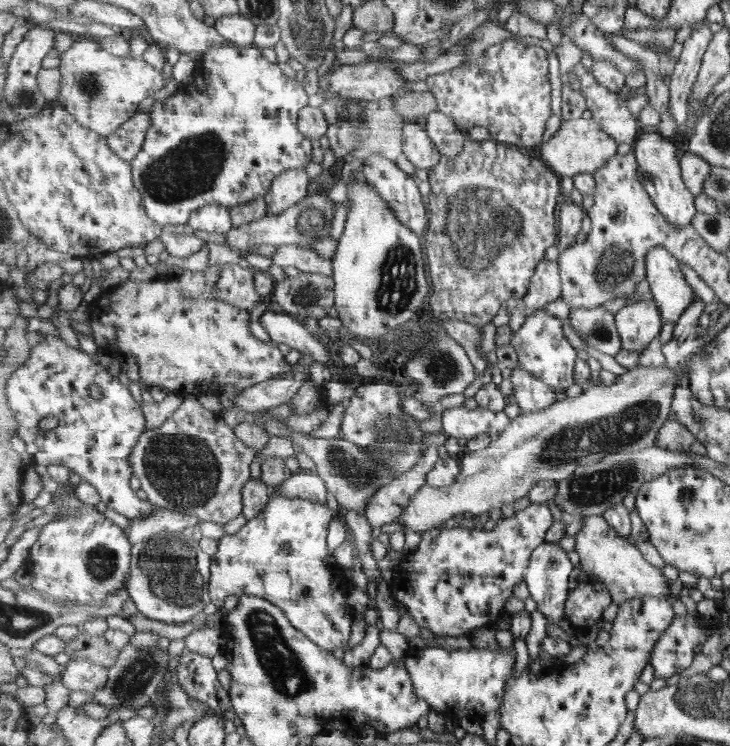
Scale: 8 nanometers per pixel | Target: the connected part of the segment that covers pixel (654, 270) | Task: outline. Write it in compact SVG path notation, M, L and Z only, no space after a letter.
M659 246L649 250L647 280L650 282L651 295L661 310L664 321L676 325L681 316L697 300L693 284L689 284L690 275L685 276L679 268L679 260L667 248Z

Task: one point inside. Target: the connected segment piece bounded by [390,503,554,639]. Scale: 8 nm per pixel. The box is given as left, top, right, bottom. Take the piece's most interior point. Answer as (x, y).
(458, 579)

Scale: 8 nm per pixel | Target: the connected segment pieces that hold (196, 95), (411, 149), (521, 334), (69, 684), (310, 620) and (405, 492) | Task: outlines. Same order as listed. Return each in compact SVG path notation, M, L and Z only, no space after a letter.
M228 43L223 47L213 47L200 55L201 62L198 65L198 72L191 87L180 88L183 93L180 92L168 99L154 102L149 113L152 117L152 127L148 129L148 135L142 150L136 159L131 162L134 183L140 189L141 196L144 197L148 216L161 226L188 224L197 211L200 211L204 206L209 206L209 204L219 204L219 206L232 209L253 202L253 200L257 200L261 196L265 197L272 187L273 181L278 176L292 169L305 169L307 165L311 164L311 156L313 156L313 144L308 140L308 137L305 137L300 132L298 126L301 110L309 104L309 96L307 96L306 90L303 89L302 82L295 78L289 78L279 68L277 62L273 63L269 58L265 58L257 47L236 47Z
M407 121L401 129L401 147L403 153L416 169L431 171L438 166L442 155L432 142L423 121Z
M547 310L529 311L522 326L513 333L510 344L518 354L518 367L547 383L561 396L577 382L577 349L567 340L563 321L551 316Z
M71 658L63 666L62 684L69 690L80 690L95 693L105 685L109 679L109 669L90 660L75 660Z
M277 486L269 487L268 492L269 504L257 518L247 521L237 533L224 535L218 540L209 584L211 602L221 608L225 604L225 598L231 595L237 598L253 595L269 600L285 612L295 628L300 629L320 648L329 652L347 648L355 610L349 607L345 595L350 594L352 586L349 578L345 578L338 572L337 567L325 560L332 555L327 550L328 525L341 511L305 498L281 496L277 492Z
M431 446L424 451L424 458L413 470L399 474L391 483L381 487L377 494L367 501L366 517L371 526L380 527L397 521L405 513L413 495L421 491L427 482L427 474L439 460L437 447Z

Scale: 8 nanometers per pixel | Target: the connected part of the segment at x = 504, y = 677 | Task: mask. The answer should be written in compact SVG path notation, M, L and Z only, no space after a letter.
M431 646L412 650L406 656L405 665L411 673L416 694L429 702L435 711L458 718L472 718L497 712L501 707L507 681L513 674L515 651L513 655L501 648L495 652L475 646L469 650L449 651Z

